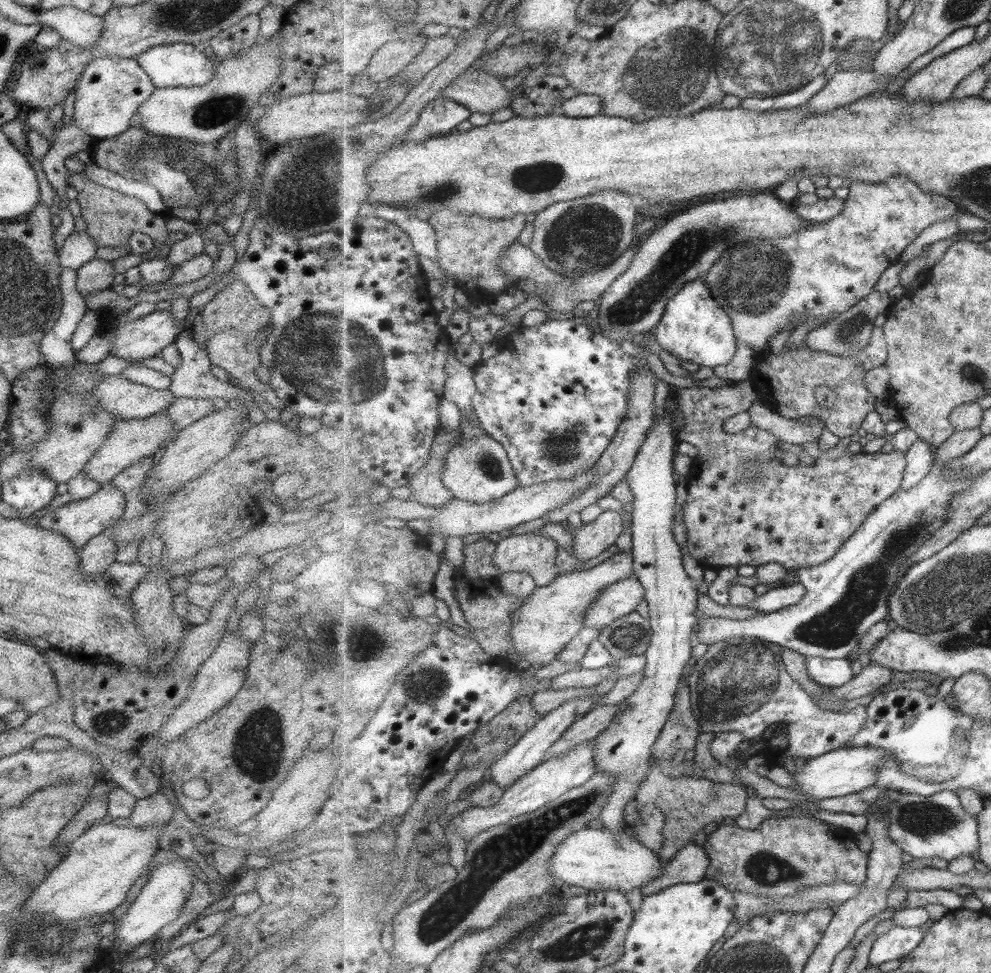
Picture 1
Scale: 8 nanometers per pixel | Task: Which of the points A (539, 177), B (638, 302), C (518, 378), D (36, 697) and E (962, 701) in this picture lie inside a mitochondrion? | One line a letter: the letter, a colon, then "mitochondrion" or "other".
A: mitochondrion
B: mitochondrion
C: other
D: other
E: other

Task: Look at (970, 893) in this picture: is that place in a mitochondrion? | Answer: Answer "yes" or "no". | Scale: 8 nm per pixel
no

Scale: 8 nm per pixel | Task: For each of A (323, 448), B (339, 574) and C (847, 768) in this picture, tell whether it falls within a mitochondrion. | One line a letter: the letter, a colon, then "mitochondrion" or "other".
A: other
B: other
C: other

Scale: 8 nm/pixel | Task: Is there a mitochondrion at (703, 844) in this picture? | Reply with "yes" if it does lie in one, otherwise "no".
no

